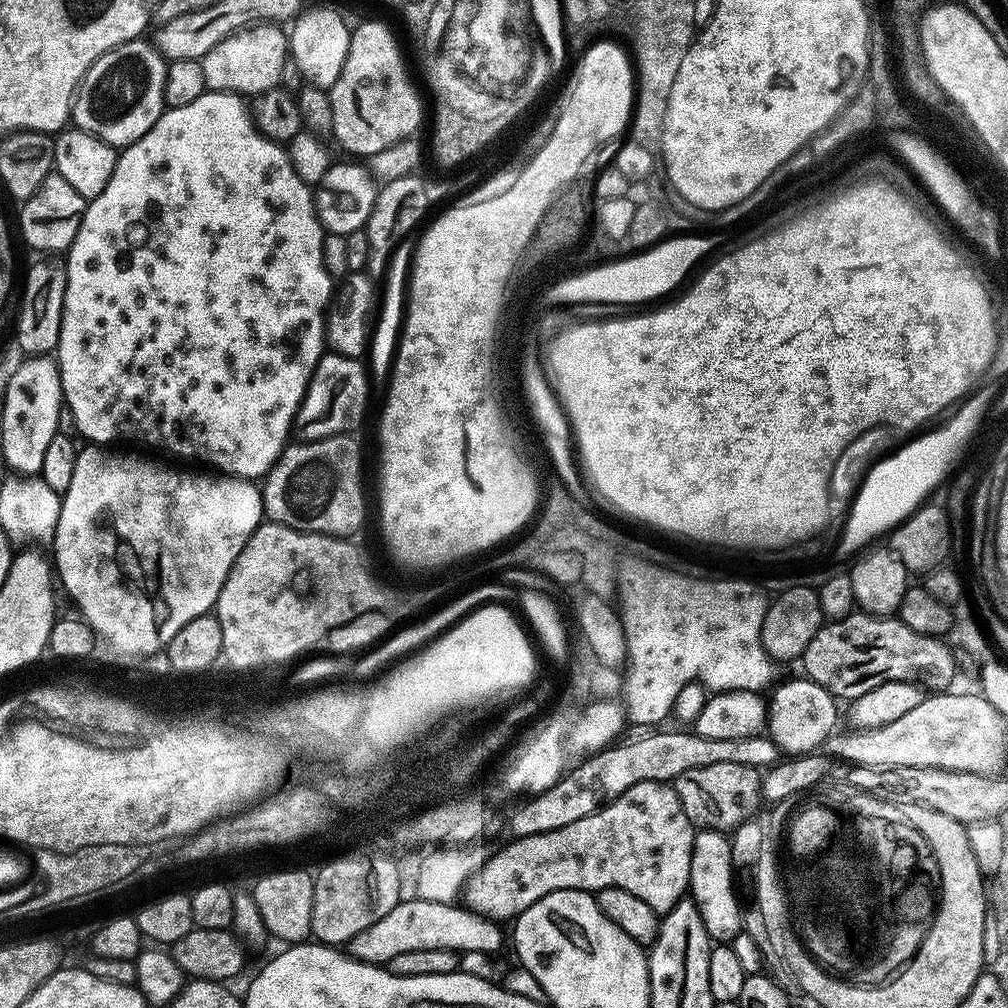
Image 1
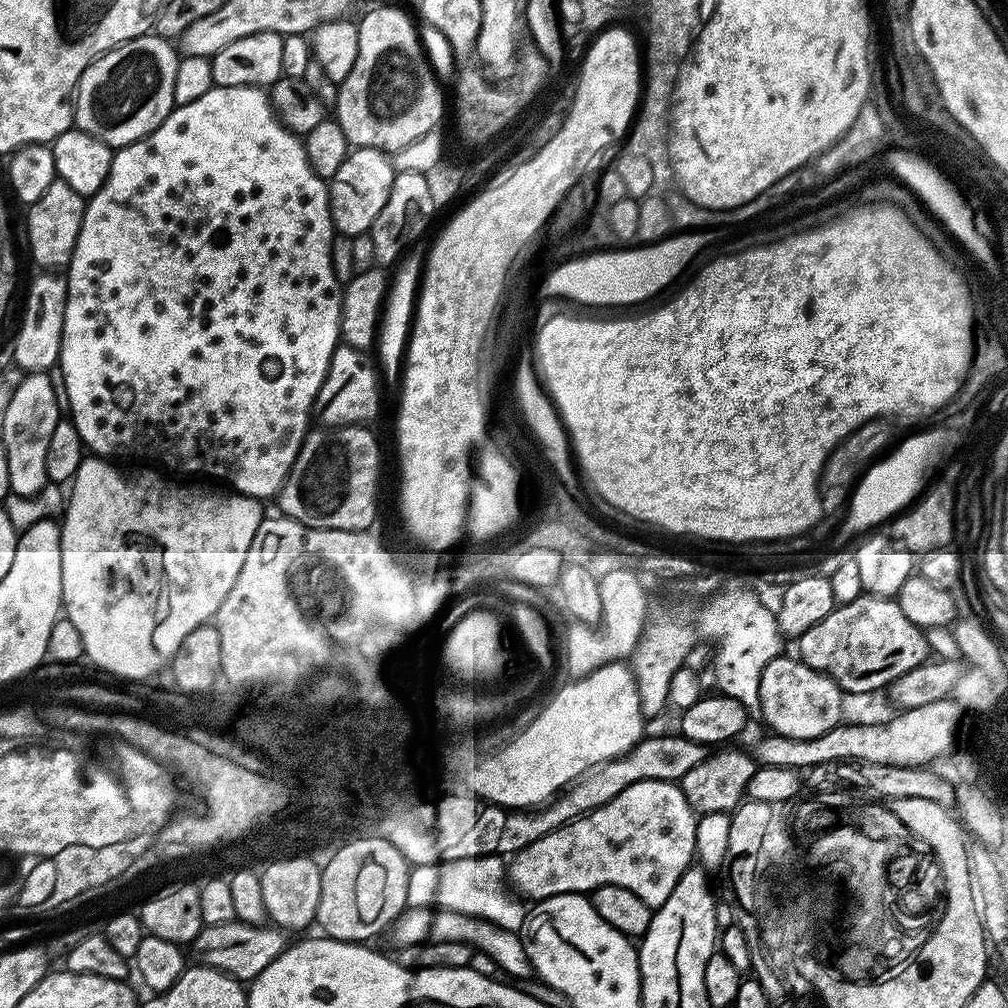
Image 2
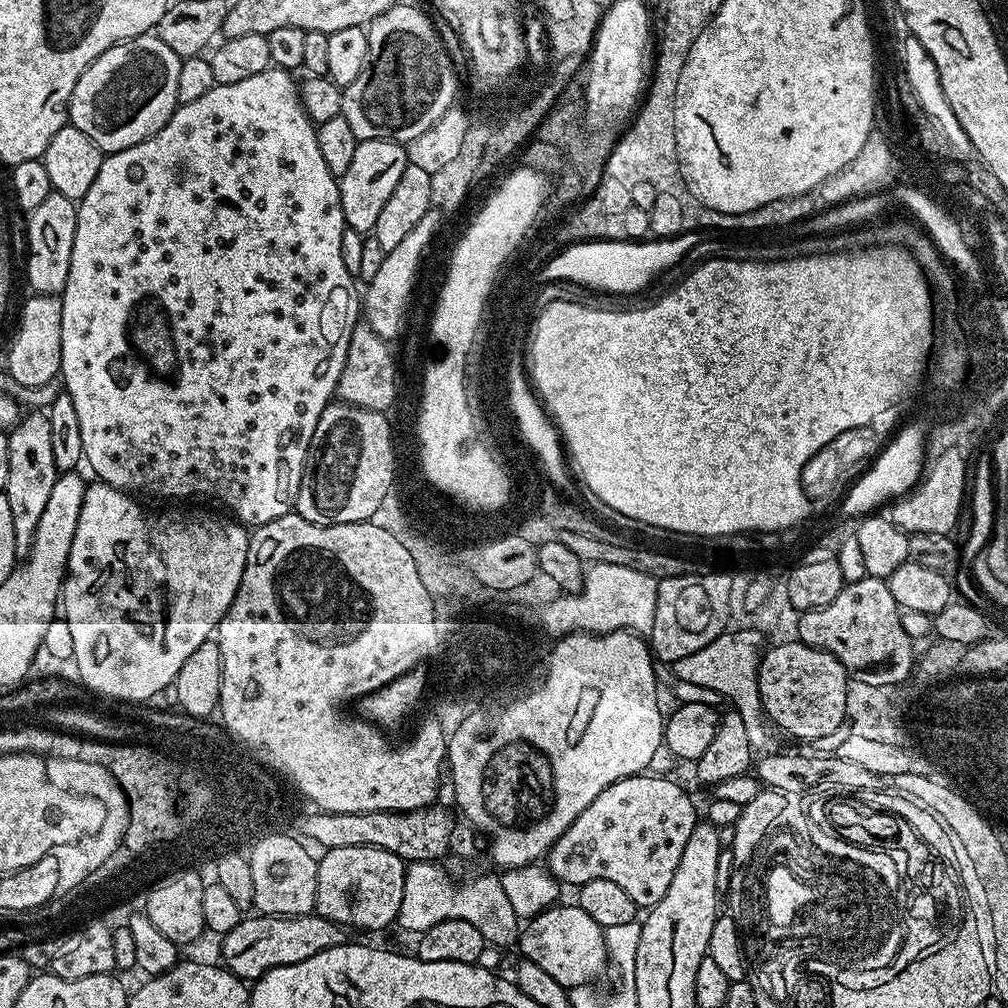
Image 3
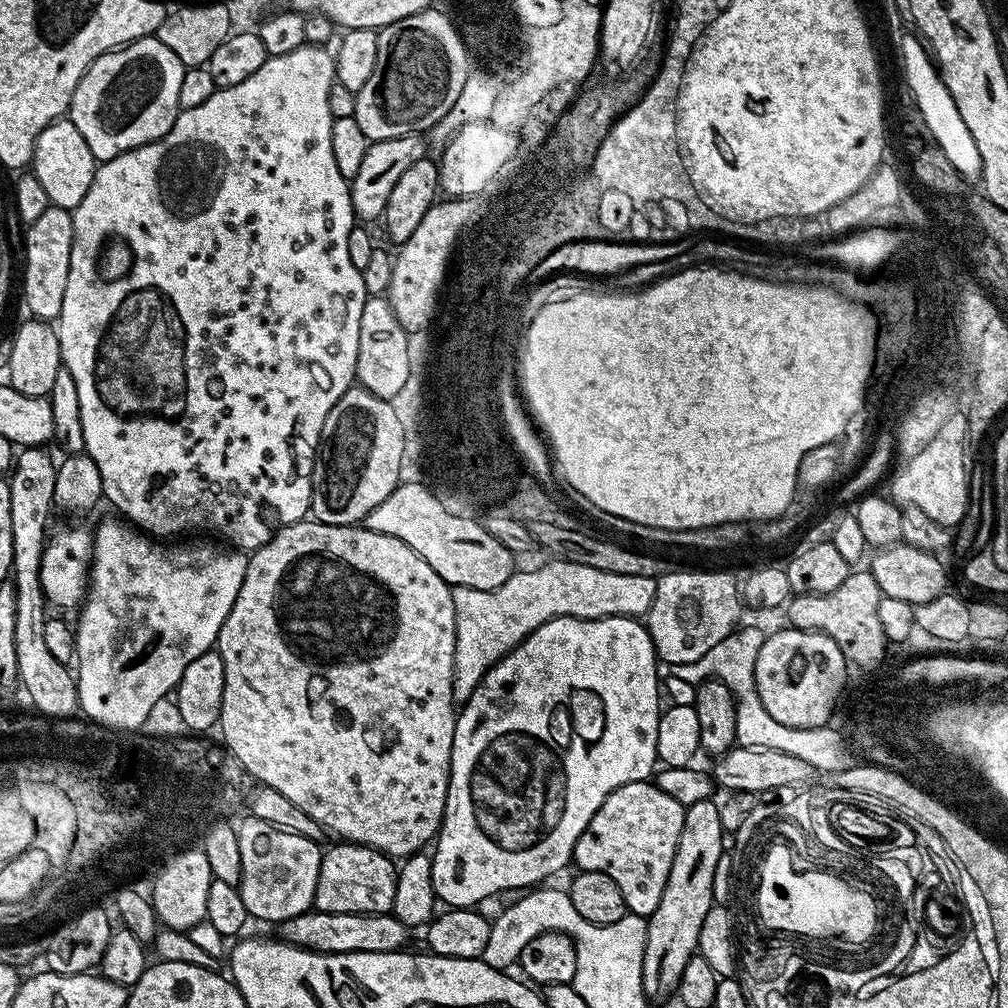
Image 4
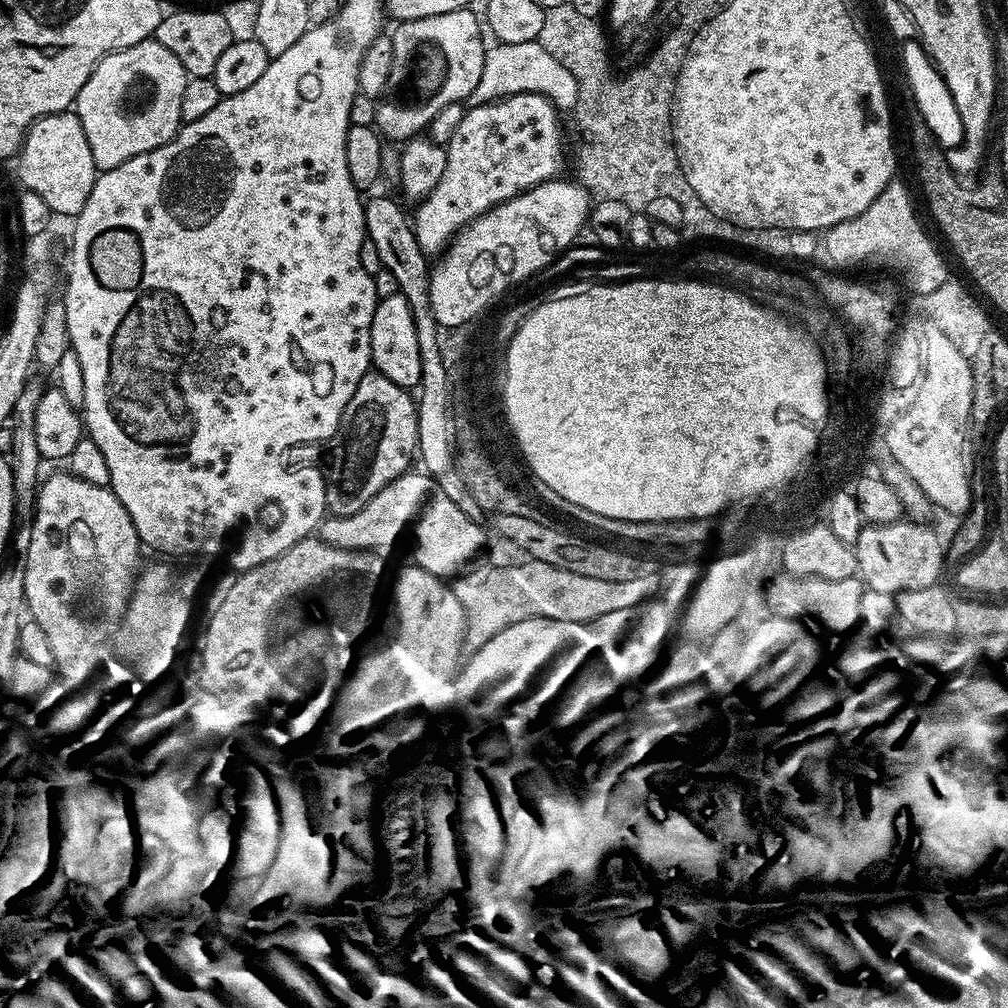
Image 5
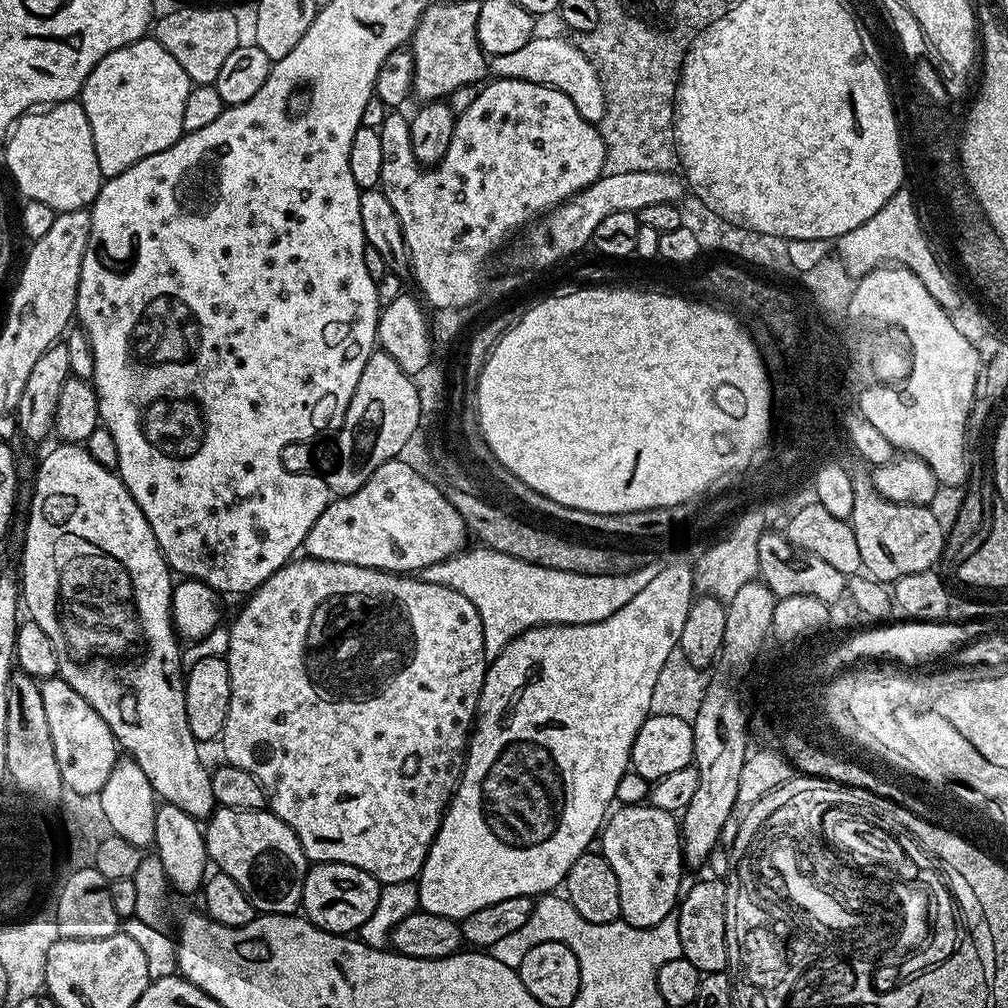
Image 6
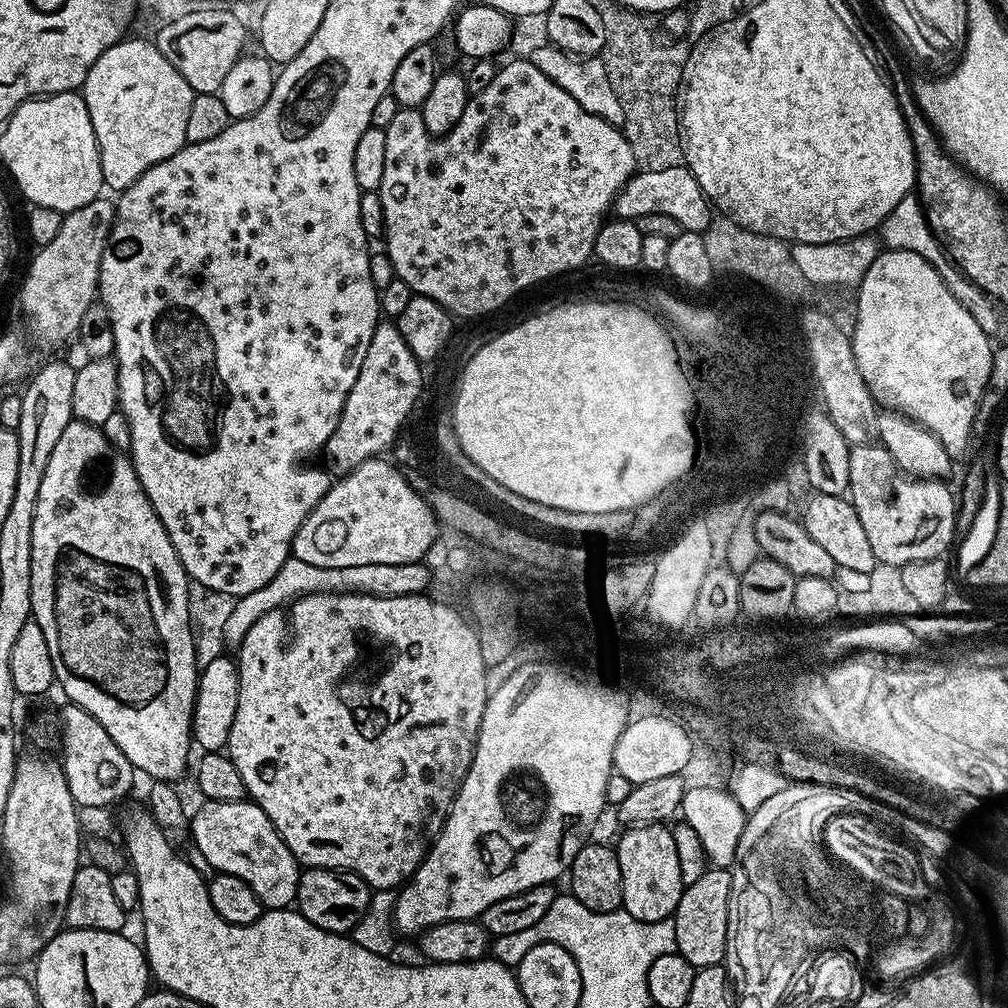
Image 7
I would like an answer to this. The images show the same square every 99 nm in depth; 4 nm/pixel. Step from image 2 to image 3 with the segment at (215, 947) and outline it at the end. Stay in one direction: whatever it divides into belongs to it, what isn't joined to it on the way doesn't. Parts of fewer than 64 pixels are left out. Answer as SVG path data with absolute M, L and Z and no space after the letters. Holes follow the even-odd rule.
M314 910L305 916L266 916L248 914L234 926L234 930L223 933L220 952L224 955L223 963L228 971L233 972L239 980L255 982L272 968L290 966L298 962L306 962L306 958L314 958L314 954L322 954L322 950L330 950L334 946L349 943L350 932L343 924L335 924L330 918L322 918Z

